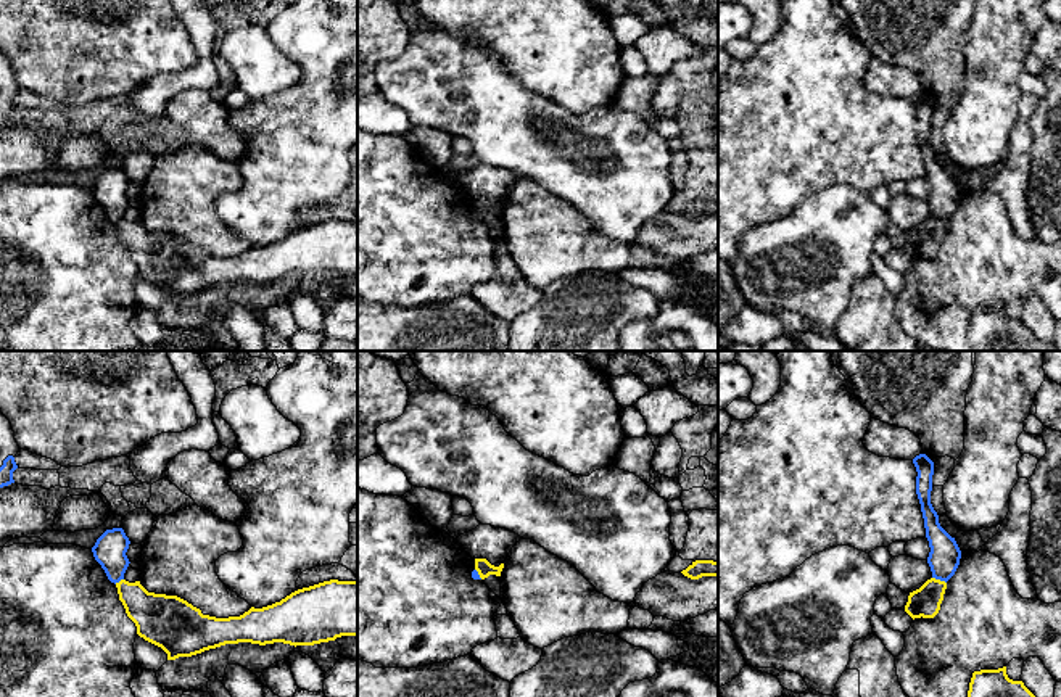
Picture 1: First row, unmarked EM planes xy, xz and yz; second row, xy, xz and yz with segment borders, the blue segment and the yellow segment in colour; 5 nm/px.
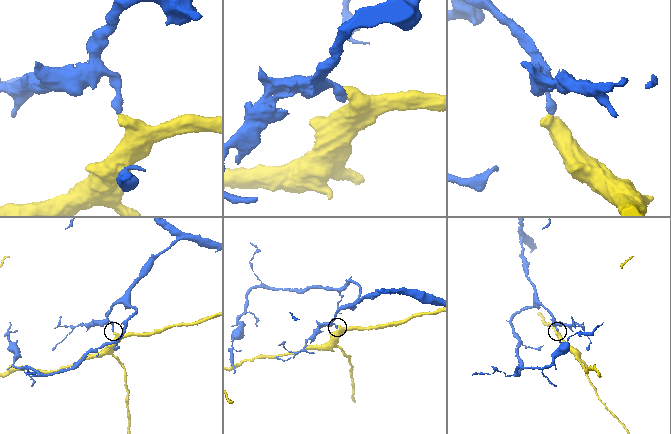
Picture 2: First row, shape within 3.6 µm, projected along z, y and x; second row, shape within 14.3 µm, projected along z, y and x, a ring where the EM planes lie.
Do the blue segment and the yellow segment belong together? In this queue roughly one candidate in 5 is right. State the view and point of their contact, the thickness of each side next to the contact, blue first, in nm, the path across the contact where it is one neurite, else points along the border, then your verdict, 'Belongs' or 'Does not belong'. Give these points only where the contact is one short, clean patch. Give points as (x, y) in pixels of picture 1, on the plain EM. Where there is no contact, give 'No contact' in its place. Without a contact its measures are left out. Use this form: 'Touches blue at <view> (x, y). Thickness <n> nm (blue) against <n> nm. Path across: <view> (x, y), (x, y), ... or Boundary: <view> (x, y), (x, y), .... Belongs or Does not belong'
Touches blue at yz (939, 218). Thickness 160 nm (blue) against 150 nm. Boundary: yz (933, 216), (945, 222). Does not belong

